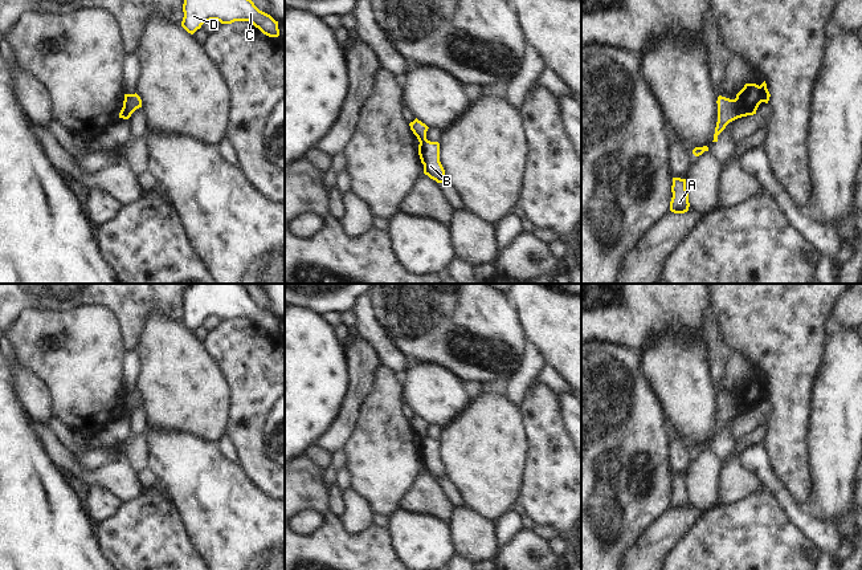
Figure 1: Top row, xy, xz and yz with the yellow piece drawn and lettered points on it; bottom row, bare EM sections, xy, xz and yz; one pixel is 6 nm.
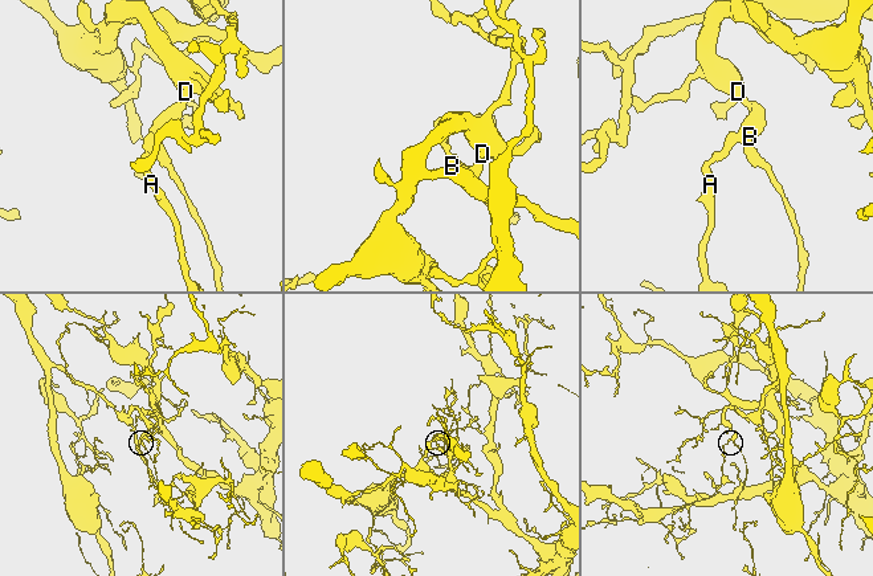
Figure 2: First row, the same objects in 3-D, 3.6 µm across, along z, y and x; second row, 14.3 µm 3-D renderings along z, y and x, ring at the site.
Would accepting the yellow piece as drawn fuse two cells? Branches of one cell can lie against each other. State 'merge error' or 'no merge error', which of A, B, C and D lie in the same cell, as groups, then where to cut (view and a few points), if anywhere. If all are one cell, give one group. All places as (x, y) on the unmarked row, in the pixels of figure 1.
merge error; A / B C D; cut in yz along (734, 397), (739, 414)

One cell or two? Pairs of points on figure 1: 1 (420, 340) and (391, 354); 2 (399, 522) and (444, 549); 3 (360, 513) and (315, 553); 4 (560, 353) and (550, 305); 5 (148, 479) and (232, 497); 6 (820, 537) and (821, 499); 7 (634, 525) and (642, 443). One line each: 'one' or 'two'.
1: two
2: one
3: two
4: one
5: two
6: two
7: one

